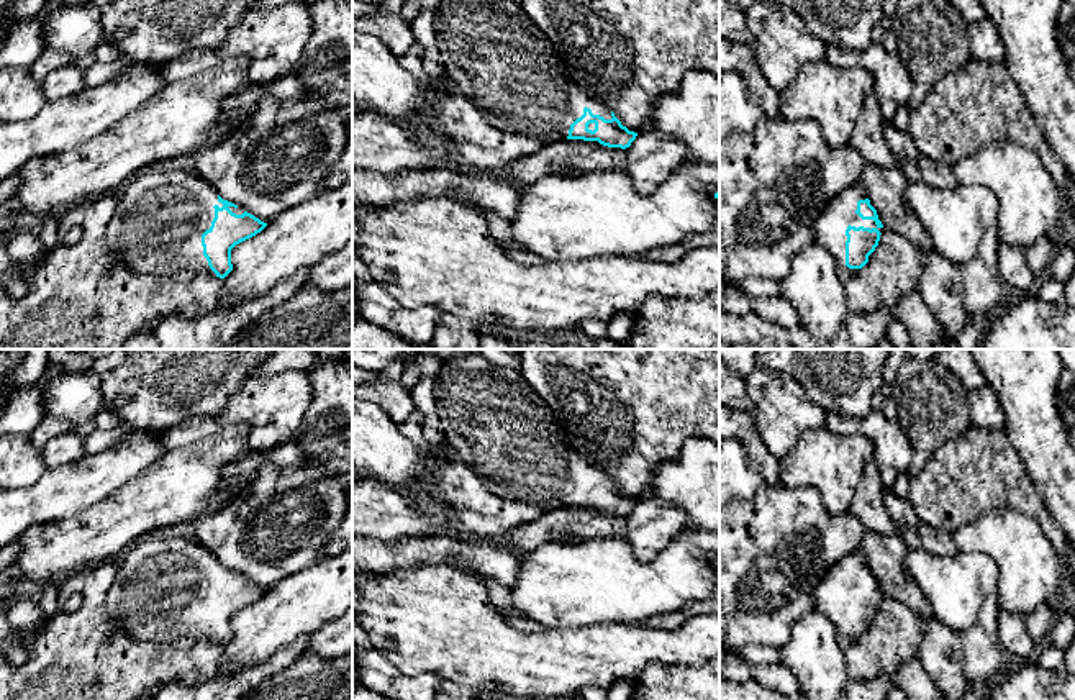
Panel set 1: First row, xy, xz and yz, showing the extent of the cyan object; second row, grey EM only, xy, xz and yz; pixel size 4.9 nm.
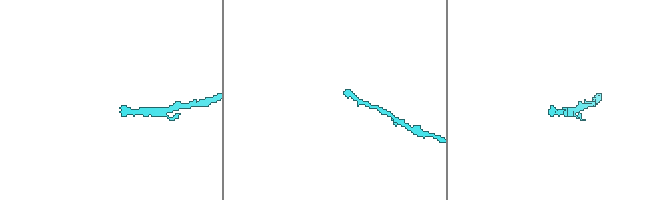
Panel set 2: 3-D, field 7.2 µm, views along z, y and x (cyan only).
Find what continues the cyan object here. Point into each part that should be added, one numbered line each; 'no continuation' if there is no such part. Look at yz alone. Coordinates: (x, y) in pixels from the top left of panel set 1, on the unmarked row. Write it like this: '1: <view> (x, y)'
1: yz (828, 594)

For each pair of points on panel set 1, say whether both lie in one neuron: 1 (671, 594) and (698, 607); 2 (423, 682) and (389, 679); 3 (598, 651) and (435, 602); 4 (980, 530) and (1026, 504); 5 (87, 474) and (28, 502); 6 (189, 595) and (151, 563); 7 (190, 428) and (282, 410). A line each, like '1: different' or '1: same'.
1: different
2: same
3: same
4: different
5: same
6: same
7: same

